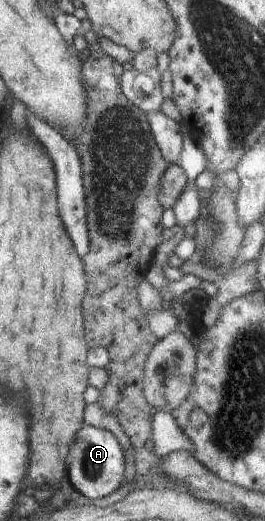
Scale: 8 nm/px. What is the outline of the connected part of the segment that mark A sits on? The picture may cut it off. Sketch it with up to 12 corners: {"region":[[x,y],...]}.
{"region":[[86,425],[68,455],[67,485],[88,499],[120,489],[122,447]]}

